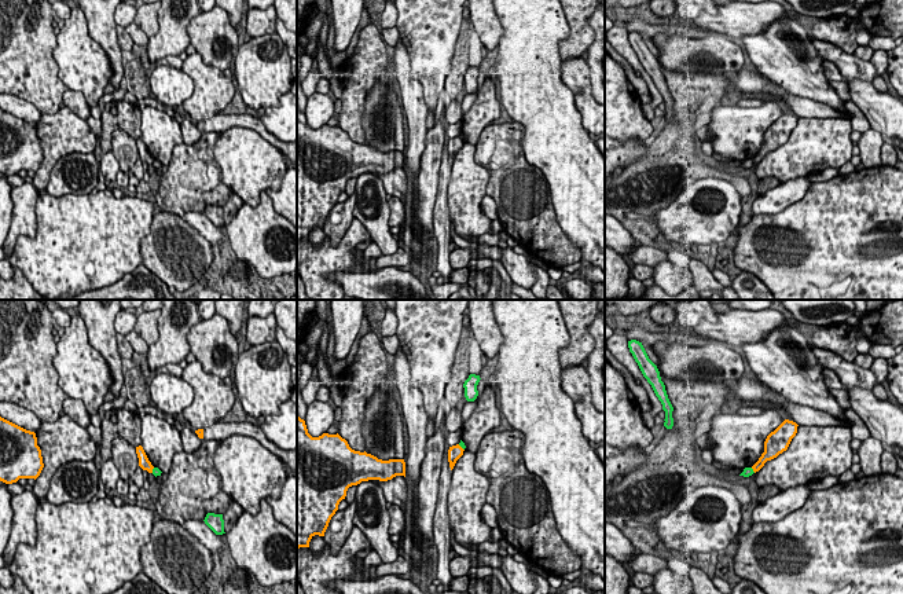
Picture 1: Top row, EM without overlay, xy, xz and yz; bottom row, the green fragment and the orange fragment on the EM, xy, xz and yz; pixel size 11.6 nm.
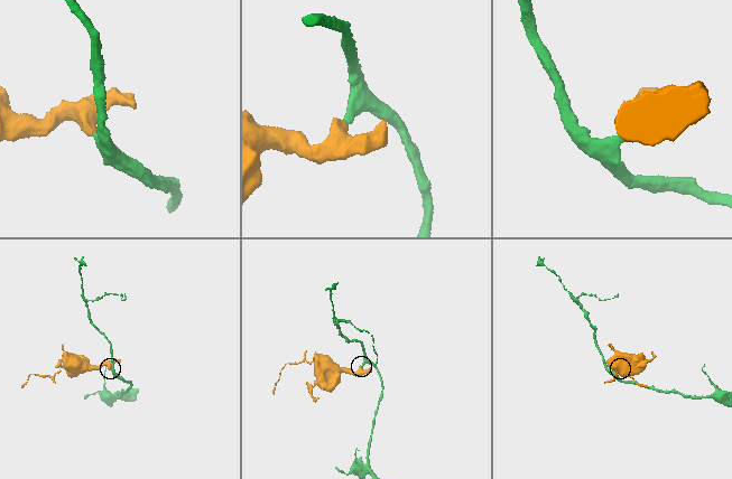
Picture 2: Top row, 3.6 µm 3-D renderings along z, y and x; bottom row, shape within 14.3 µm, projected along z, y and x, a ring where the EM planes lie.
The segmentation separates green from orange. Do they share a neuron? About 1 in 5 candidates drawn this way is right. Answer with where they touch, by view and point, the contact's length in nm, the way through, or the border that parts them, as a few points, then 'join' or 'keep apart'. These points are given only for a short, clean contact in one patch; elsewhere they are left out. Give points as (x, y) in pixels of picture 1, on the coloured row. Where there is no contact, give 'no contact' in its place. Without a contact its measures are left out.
contact xz (461, 446); length 110 nm; border xz (458, 444), (463, 450); keep apart

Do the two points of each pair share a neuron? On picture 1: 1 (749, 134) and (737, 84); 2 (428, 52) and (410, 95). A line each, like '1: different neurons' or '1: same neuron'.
1: different neurons
2: different neurons

